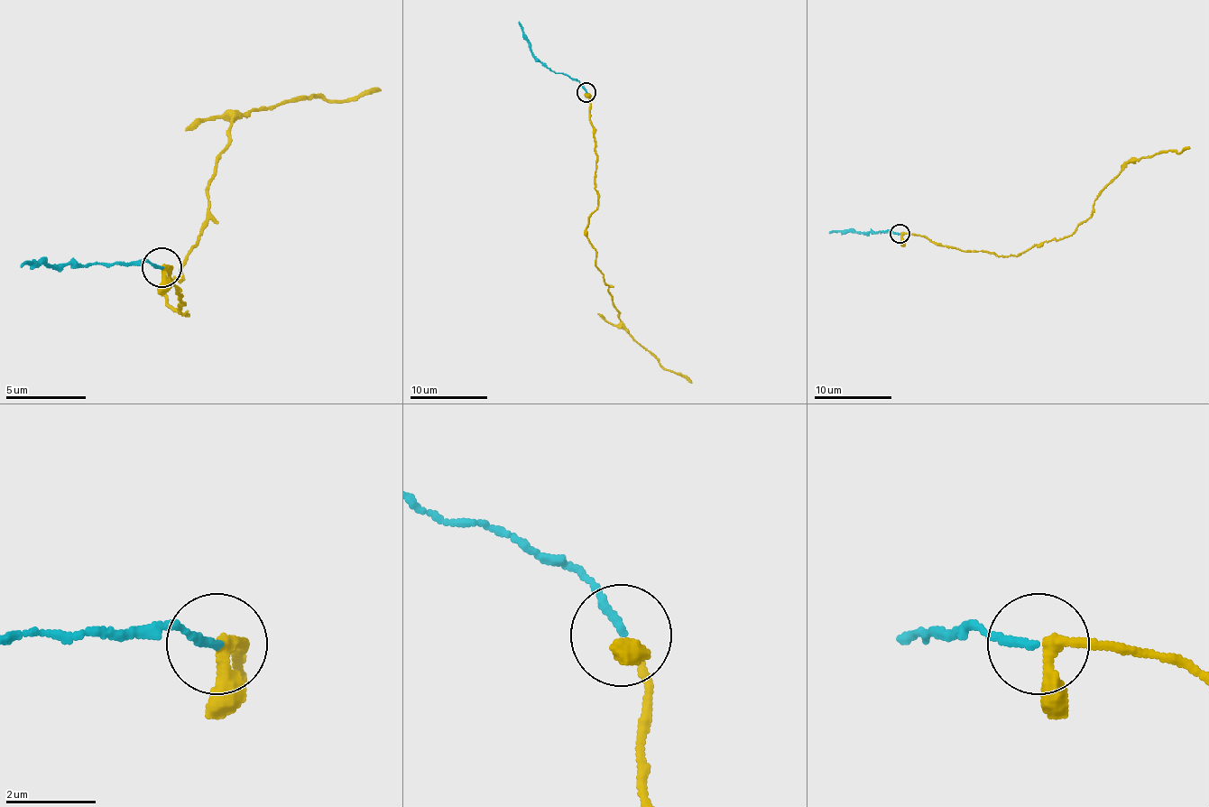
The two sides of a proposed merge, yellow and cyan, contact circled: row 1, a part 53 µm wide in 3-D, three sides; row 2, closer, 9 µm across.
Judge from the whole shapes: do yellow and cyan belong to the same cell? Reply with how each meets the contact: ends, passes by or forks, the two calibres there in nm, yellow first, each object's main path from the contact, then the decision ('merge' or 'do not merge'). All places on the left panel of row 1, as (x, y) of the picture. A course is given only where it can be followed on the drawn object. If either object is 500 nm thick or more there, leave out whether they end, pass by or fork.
yellow passes by; cyan ends there; 260 nm thick on the yellow side, 170 nm on the other; yellow runs (161, 268), (172, 268), (185, 312), (161, 292), (197, 248), (208, 180), (241, 115), (383, 91); cyan runs (161, 268), (144, 260), (43, 264), (19, 268); merge

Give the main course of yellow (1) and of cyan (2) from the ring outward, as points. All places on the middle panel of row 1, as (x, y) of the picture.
1: (586, 94), (597, 156), (597, 208), (586, 234), (595, 265), (624, 329), (665, 368), (693, 382)
2: (586, 92), (577, 80), (547, 69), (533, 55), (529, 39), (517, 22)

